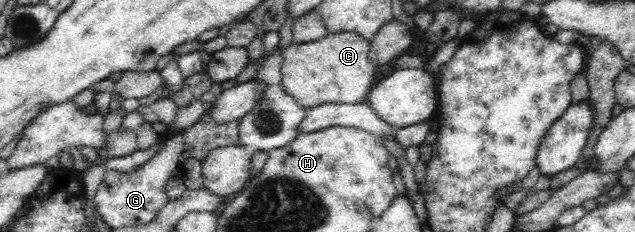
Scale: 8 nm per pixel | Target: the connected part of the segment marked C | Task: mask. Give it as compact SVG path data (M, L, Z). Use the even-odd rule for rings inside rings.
M356 32L327 33L313 42L291 43L282 50L282 87L308 109L320 104L367 102L376 79L375 62L369 59L371 41Z

